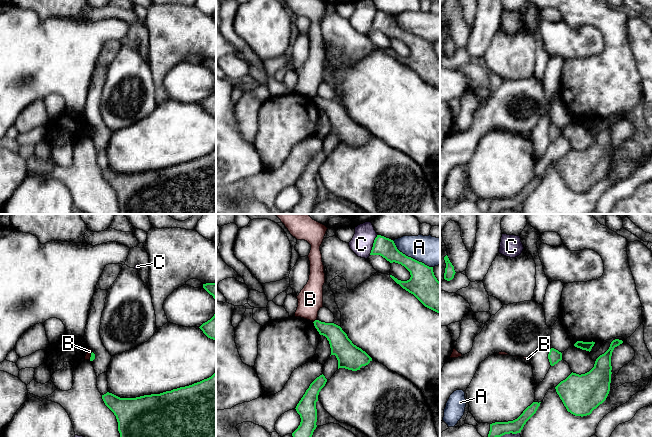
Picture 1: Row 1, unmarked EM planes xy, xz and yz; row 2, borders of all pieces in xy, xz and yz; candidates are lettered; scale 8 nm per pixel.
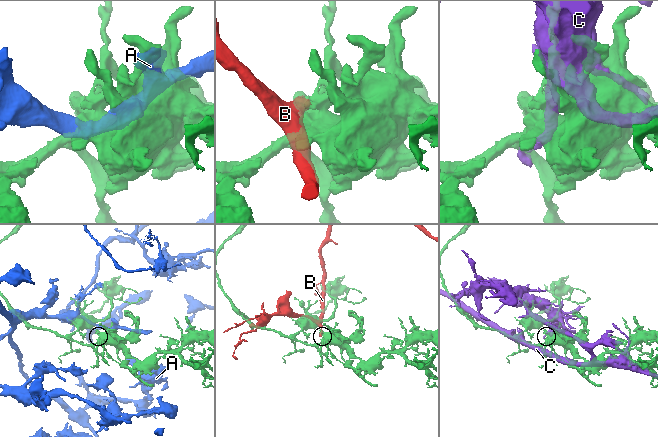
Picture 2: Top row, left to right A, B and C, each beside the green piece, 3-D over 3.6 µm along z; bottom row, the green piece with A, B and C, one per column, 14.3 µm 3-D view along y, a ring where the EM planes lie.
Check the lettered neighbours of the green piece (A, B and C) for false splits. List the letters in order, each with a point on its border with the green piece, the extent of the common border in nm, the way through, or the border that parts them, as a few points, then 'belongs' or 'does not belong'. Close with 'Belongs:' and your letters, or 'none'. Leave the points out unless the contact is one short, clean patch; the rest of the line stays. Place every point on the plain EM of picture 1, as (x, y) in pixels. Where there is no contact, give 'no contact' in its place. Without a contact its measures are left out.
A: contact xz (410, 33); length 400 nm; does not belong
B: contact xz (314, 97); length 40 nm; border xz (316, 95), (313, 98); does not belong
C: contact xz (373, 20); length 180 nm; does not belong
Belongs: none

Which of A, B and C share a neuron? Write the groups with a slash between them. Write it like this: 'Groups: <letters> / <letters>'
Groups: A / B / C

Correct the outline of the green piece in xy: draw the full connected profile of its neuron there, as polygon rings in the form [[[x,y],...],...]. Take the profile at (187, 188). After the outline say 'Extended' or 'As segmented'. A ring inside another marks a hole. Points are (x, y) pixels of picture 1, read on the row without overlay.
[[[216,147],[200,158],[160,170],[120,174],[107,168],[102,175],[116,192],[120,214],[216,214]]]. As segmented

